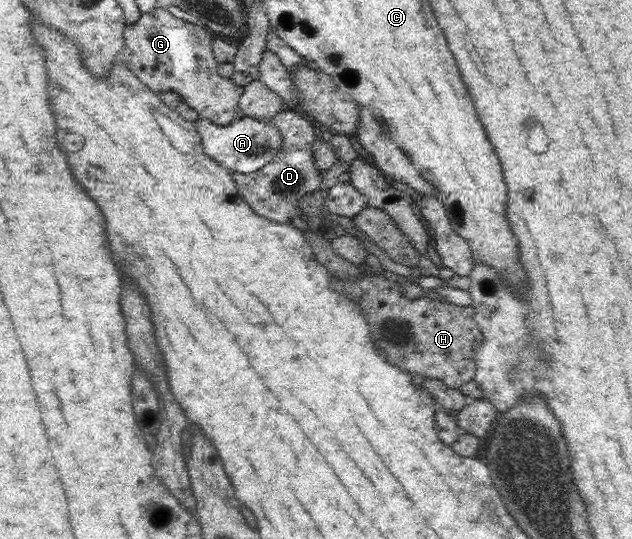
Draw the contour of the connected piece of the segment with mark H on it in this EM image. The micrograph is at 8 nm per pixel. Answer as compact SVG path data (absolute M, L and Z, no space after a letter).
M331 276L330 288L360 306L369 320L370 335L381 348L382 354L409 374L427 375L457 387L474 379L476 365L474 343L481 343L472 306L457 306L446 300L435 300L427 295L416 299L406 298L399 283L391 285L383 276L341 280Z

